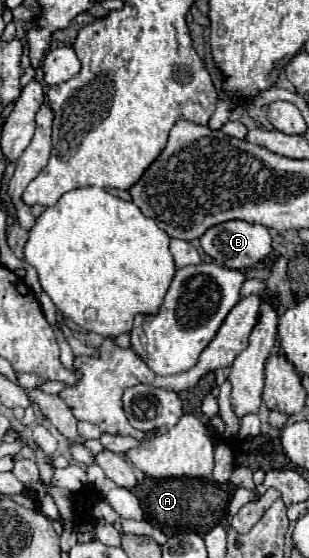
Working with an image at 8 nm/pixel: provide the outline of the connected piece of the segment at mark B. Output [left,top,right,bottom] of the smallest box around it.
[200,220,272,270]

